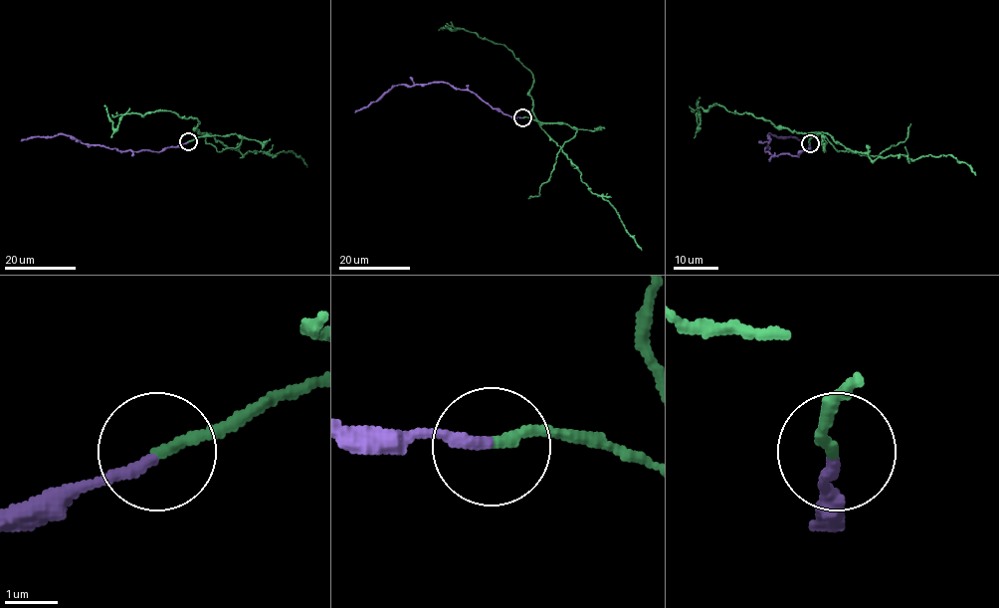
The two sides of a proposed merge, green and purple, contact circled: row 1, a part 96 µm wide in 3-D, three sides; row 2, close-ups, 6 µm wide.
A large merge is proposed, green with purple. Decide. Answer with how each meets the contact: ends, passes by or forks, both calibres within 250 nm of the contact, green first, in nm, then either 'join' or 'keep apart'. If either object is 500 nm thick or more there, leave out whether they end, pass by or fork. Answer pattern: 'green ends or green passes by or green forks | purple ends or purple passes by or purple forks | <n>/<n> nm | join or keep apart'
green ends | purple ends | 200/240 nm | keep apart

